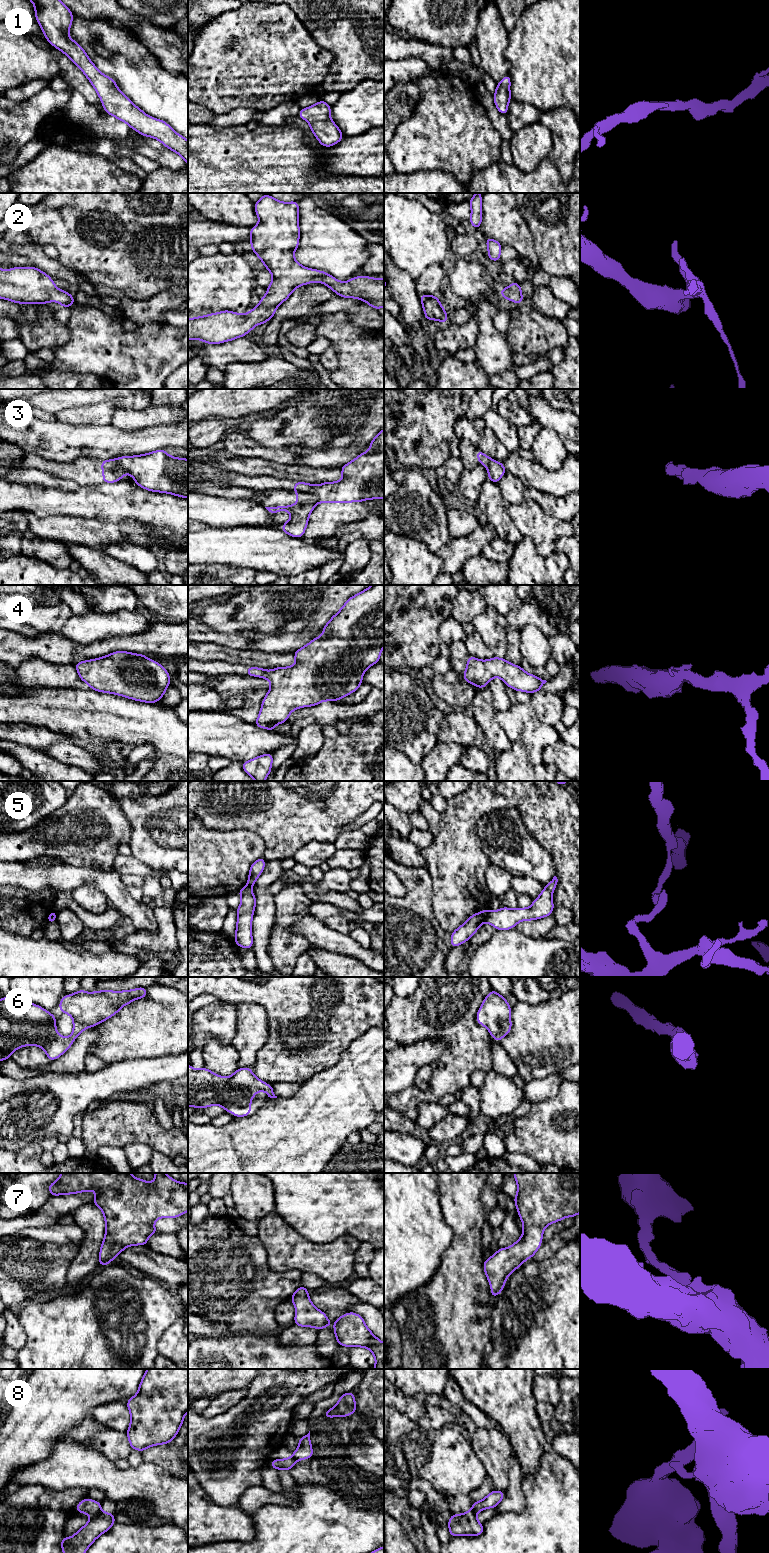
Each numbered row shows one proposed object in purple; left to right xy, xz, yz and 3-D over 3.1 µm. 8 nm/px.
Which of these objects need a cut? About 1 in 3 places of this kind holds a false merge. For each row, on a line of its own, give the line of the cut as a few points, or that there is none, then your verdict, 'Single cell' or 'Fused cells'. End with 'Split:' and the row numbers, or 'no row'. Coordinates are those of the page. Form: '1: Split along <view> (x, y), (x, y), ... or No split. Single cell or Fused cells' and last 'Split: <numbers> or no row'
1: No split. Single cell
2: No split. Single cell
3: Split along xz (295, 490), (313, 493), (318, 501). Fused cells
4: No split. Single cell
5: Split along yz (489, 910), (485, 921). Fused cells
6: No split. Single cell
7: No split. Single cell
8: Split along xy (100, 1510), (92, 1517). Fused cells
Split: 3, 5, 8

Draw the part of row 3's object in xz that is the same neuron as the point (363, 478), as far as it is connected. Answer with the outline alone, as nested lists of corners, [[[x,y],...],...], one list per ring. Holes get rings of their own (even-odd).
[[[384,428],[369,443],[370,451],[358,455],[340,469],[343,478],[318,486],[296,481],[293,491],[314,494],[320,503],[361,502],[384,499]]]

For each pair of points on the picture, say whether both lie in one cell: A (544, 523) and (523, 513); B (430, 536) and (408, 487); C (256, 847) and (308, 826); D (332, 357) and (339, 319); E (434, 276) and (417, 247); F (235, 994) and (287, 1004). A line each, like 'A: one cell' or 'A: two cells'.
A: one cell
B: one cell
C: two cells
D: two cells
E: two cells
F: one cell

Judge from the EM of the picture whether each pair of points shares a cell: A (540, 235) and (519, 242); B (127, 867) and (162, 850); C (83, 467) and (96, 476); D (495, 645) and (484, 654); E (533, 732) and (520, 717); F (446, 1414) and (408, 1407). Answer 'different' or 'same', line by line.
A: different
B: different
C: same
D: different
E: same
F: same

